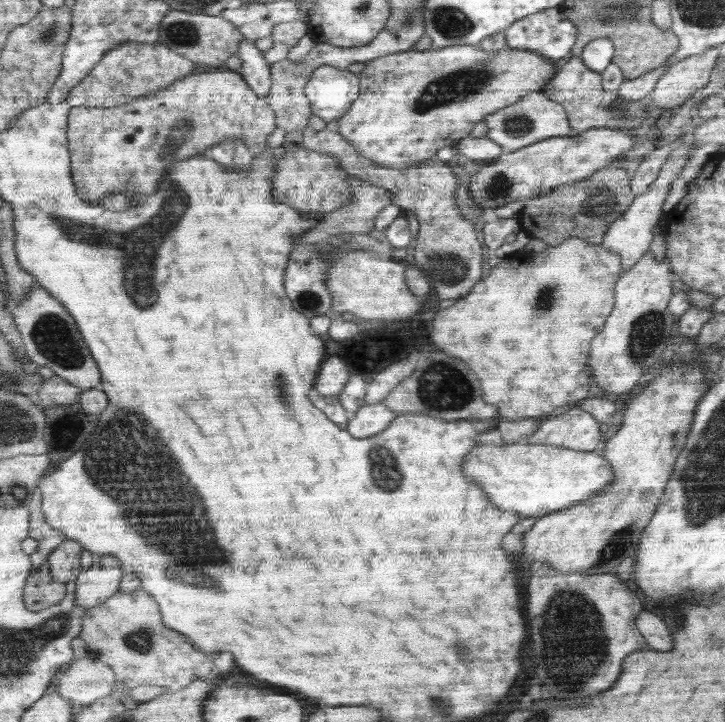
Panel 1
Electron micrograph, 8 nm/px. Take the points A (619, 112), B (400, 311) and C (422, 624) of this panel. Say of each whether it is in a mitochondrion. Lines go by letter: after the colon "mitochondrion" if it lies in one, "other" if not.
A: mitochondrion
B: other
C: other

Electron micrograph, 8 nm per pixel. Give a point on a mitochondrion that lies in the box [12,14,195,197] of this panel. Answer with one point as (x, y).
(48, 34)

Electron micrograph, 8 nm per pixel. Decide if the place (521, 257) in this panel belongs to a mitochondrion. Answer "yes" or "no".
no

